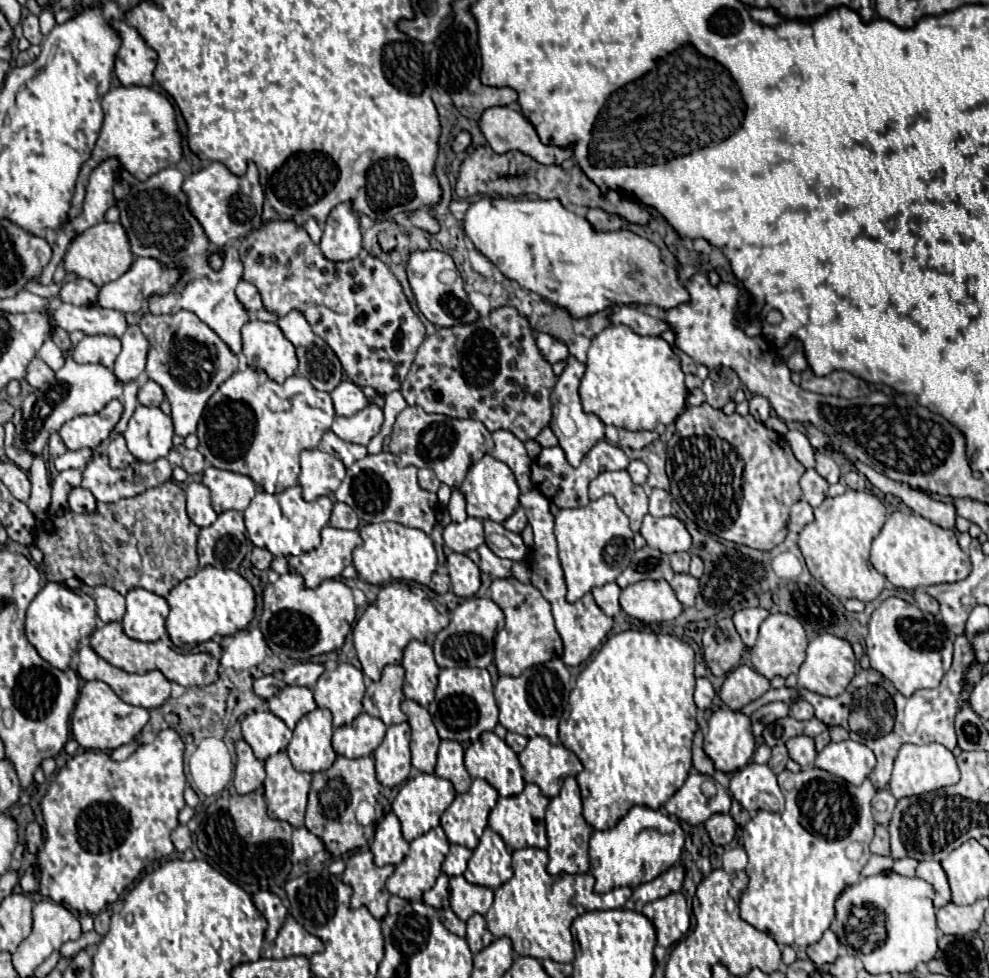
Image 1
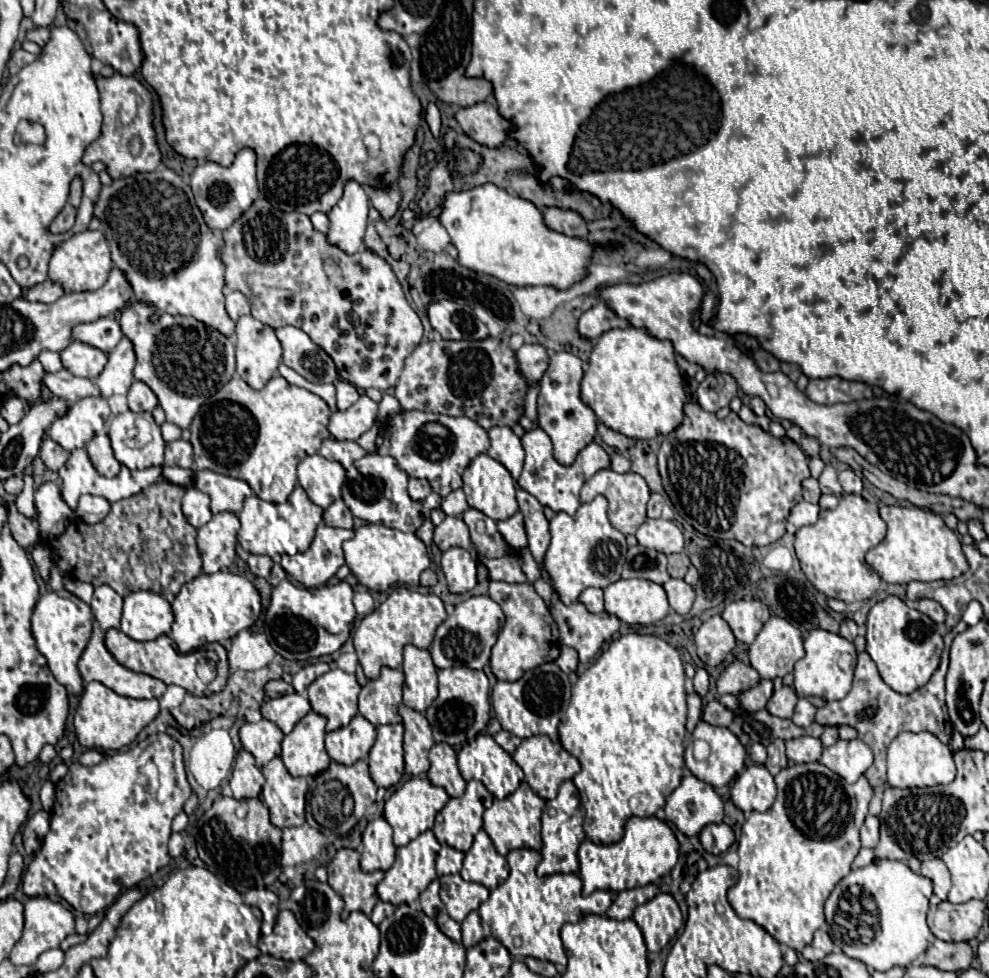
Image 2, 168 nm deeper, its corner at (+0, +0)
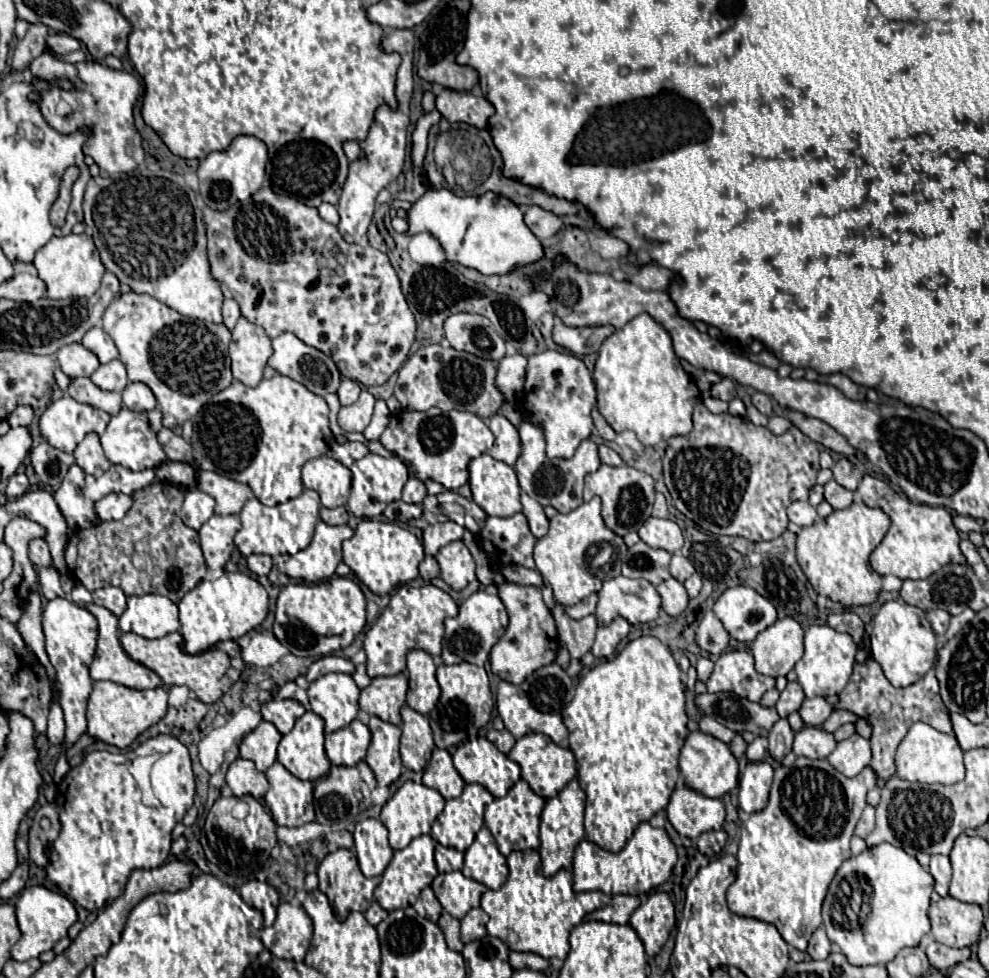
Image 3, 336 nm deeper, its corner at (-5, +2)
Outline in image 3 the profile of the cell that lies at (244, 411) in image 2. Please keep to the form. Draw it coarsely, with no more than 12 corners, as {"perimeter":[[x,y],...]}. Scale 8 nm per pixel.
{"perimeter":[[277,374],[193,418],[197,470],[265,506],[303,492],[327,402]]}

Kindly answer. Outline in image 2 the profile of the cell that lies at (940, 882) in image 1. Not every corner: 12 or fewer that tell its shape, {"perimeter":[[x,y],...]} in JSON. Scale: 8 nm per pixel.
{"perimeter":[[940,858],[922,862],[922,876],[934,882],[934,894],[946,900],[950,874]]}

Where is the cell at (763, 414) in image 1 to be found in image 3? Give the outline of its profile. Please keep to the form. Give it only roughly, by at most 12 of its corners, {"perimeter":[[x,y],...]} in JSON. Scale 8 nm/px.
{"perimeter":[[753,392],[753,406],[773,416],[771,398],[763,392]]}

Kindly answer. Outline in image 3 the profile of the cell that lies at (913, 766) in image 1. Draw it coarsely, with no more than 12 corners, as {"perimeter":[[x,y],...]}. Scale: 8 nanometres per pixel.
{"perimeter":[[925,722],[897,748],[901,780],[955,784],[965,778],[957,738]]}

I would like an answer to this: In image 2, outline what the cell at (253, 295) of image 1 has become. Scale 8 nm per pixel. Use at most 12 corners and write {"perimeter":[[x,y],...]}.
{"perimeter":[[226,290],[226,312],[234,322],[250,314],[244,294]]}

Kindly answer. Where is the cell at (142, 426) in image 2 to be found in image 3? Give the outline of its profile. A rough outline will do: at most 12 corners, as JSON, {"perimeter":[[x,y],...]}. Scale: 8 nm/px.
{"perimeter":[[123,408],[101,436],[105,456],[131,470],[167,460],[145,412]]}

